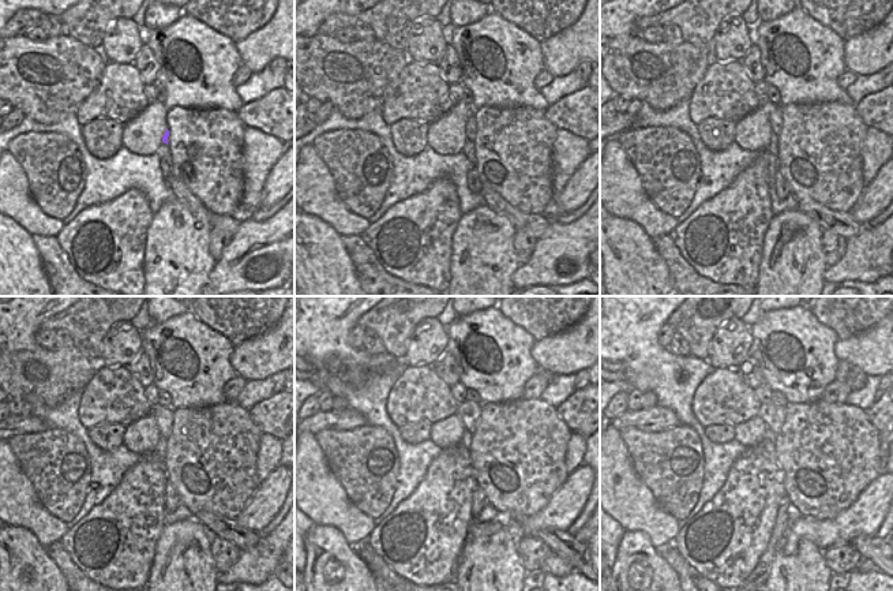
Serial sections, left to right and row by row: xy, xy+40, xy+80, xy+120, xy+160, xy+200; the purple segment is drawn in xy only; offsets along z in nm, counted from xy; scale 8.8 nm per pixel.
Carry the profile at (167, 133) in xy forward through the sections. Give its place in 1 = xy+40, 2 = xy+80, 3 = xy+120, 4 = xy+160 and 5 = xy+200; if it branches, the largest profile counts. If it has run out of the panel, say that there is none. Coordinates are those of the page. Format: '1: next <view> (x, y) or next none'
1: next xy+40 (471, 124)
2: next xy+80 (776, 115)
3: next xy+120 (164, 415)
4: next xy+160 (468, 412)
5: next xy+200 (773, 414)

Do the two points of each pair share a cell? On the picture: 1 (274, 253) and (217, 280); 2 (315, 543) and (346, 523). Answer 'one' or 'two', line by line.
1: one
2: two

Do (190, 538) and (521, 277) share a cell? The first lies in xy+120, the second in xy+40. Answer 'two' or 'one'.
two

